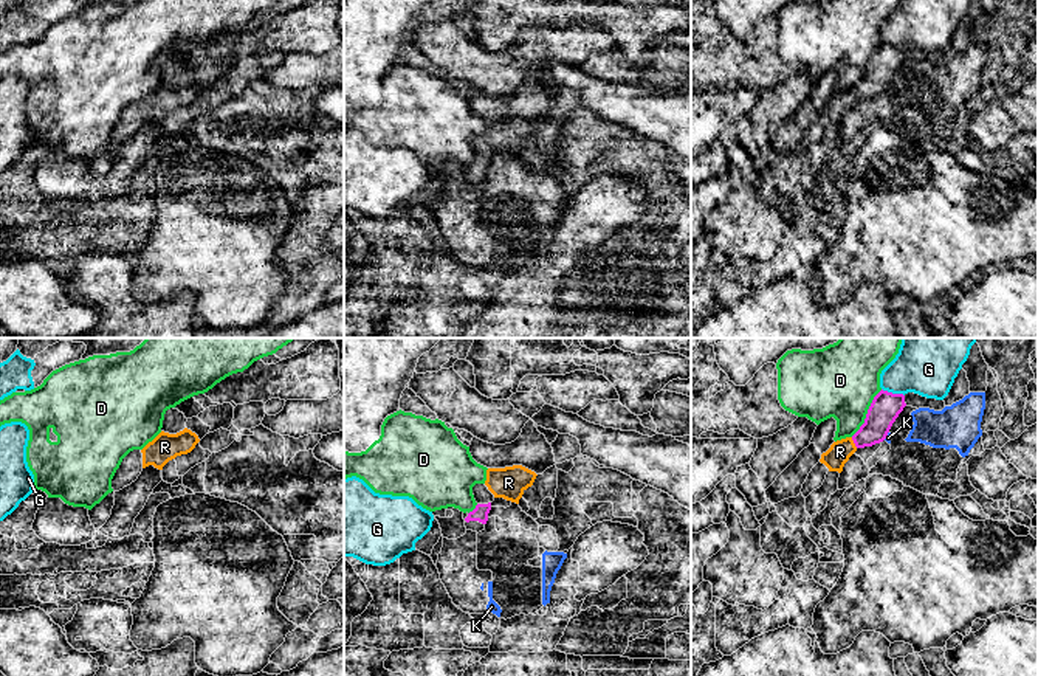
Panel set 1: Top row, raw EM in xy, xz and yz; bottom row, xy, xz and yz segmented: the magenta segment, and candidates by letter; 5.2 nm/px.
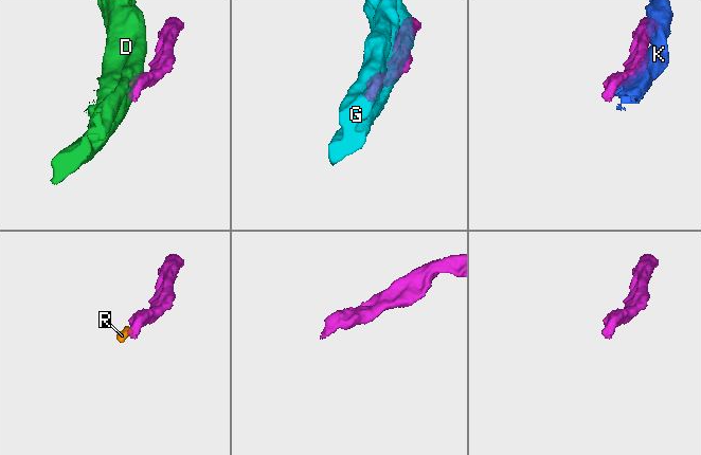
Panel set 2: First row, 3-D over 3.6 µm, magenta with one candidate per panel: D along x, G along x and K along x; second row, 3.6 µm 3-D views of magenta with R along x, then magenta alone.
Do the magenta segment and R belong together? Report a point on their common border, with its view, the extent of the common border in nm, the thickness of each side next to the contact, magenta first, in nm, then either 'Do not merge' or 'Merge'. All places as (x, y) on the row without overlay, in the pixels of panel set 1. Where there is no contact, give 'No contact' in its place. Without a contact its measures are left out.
Touches magenta at yz (854, 95). Shared border 70 nm. Thickness 160 nm (magenta) against 120 nm. Merge

